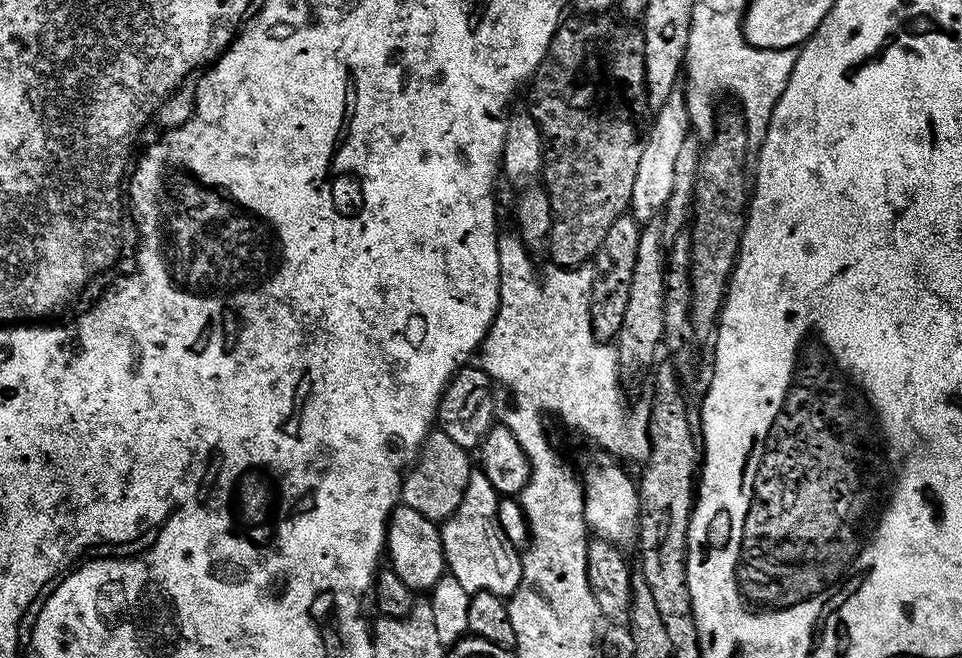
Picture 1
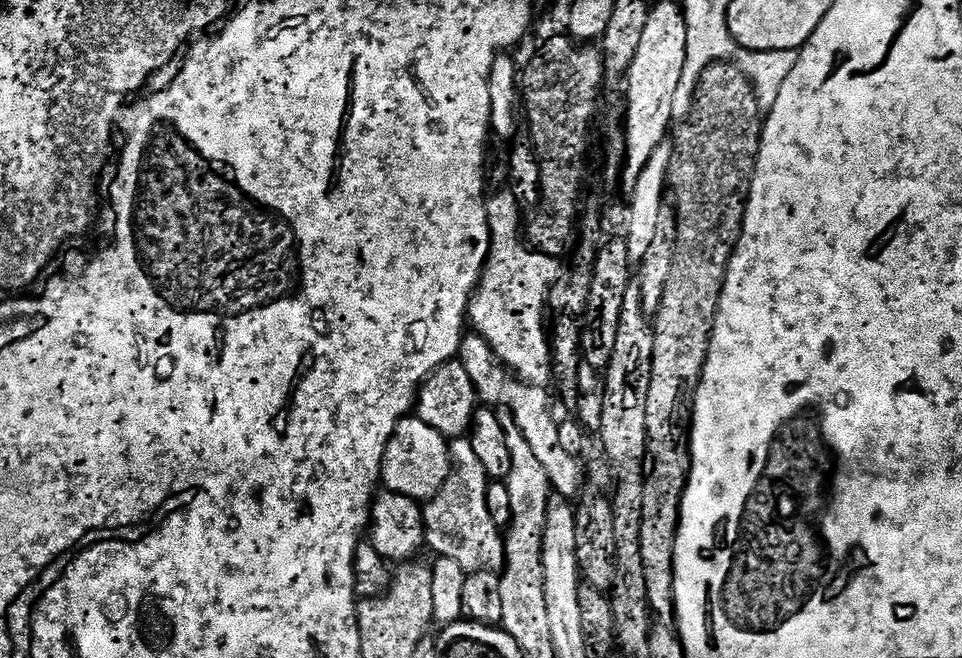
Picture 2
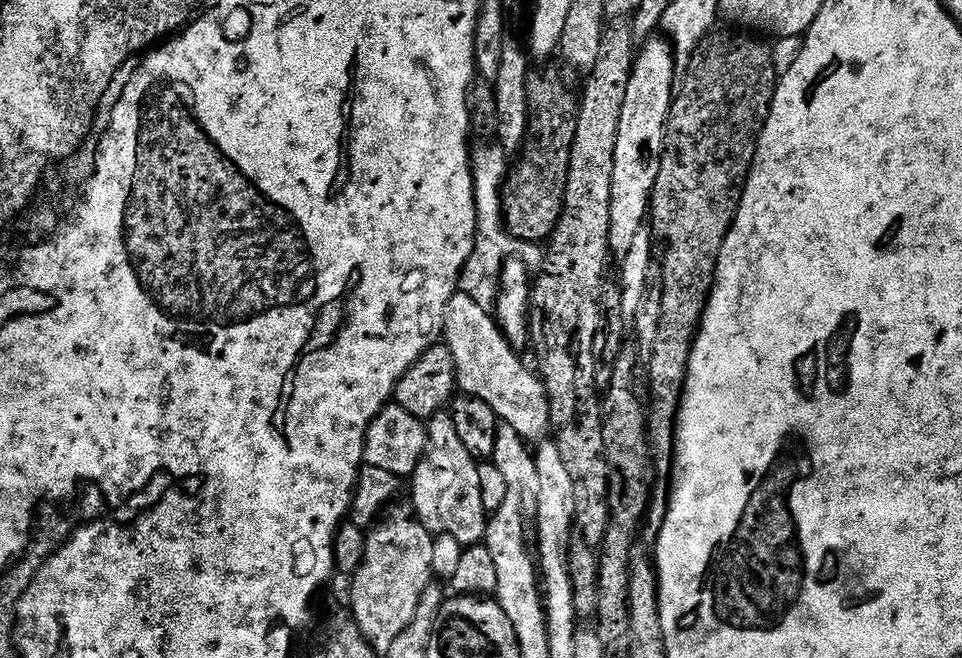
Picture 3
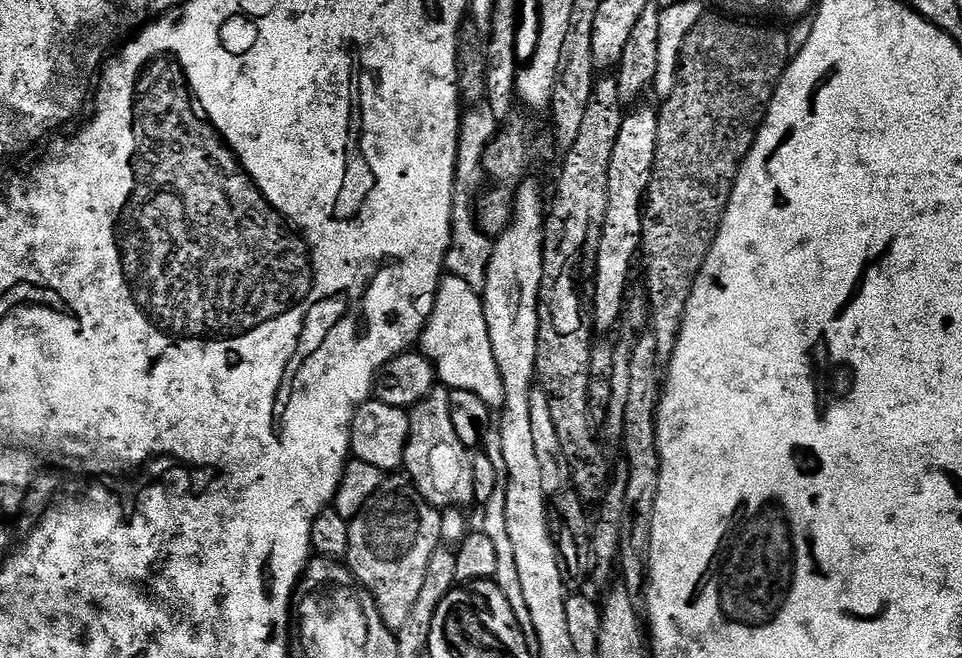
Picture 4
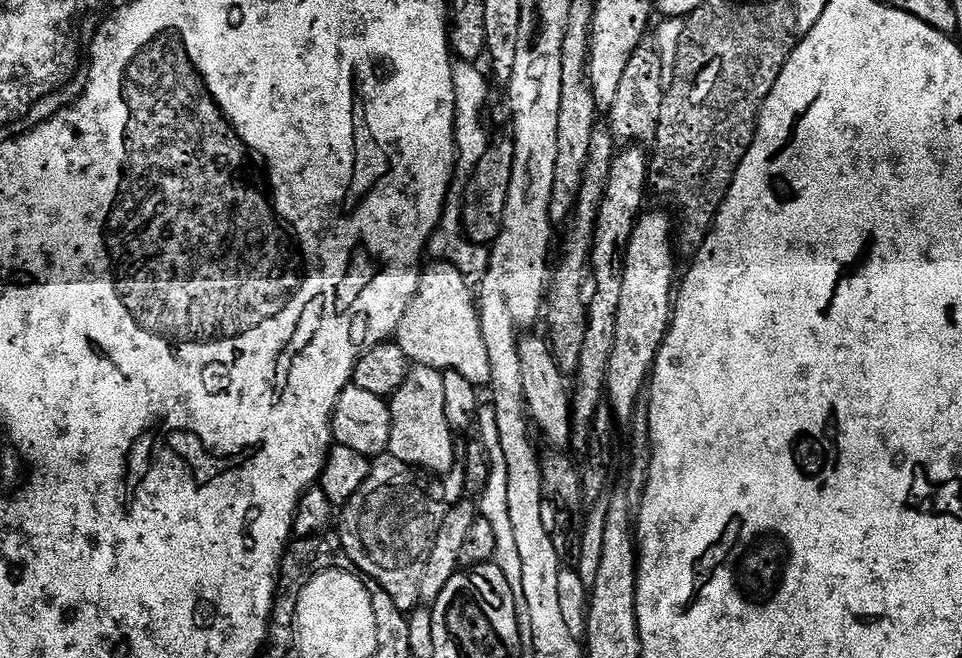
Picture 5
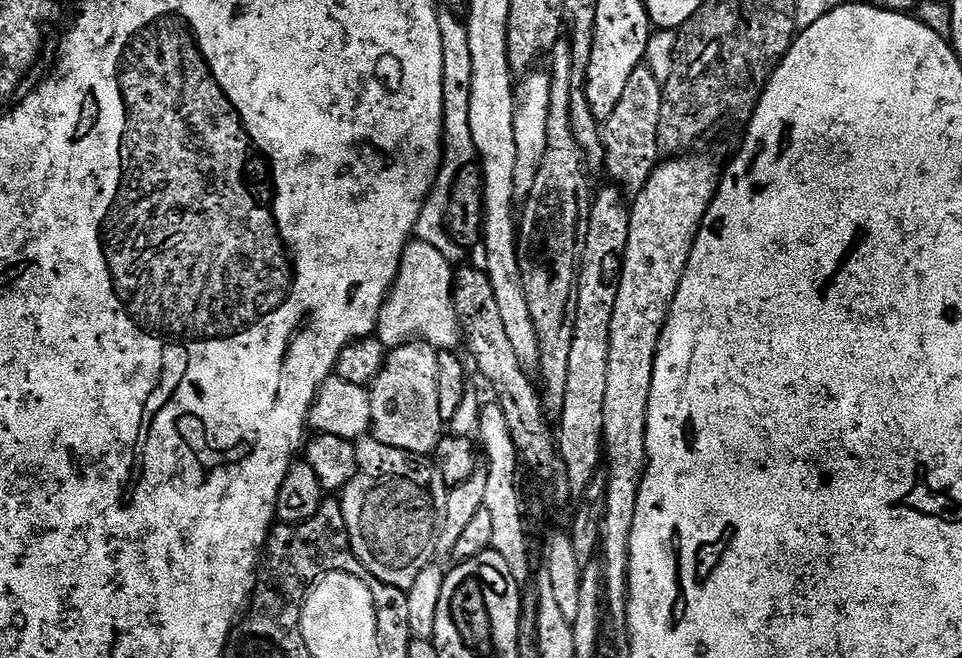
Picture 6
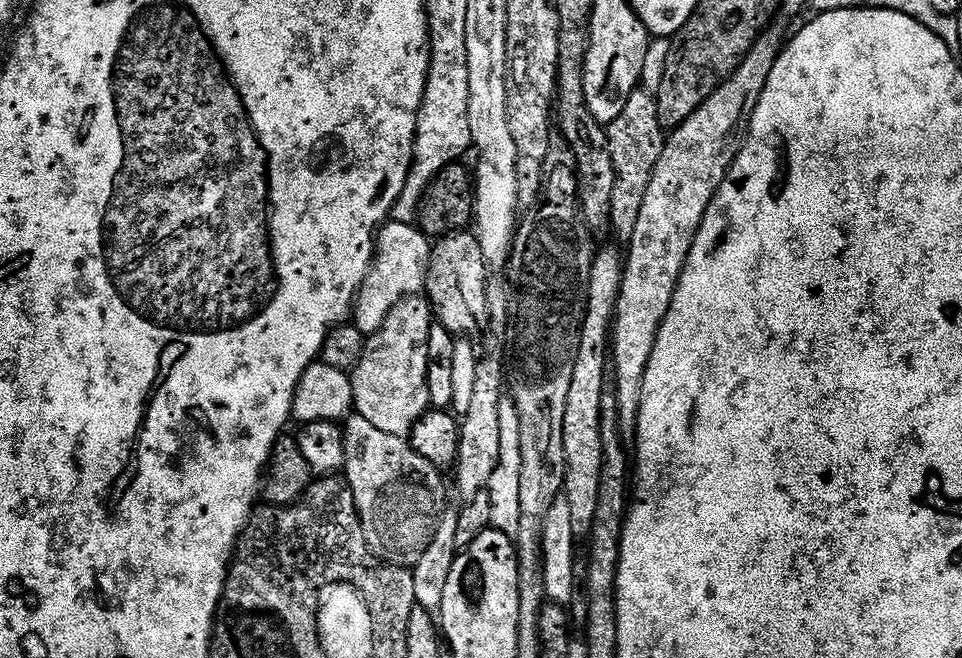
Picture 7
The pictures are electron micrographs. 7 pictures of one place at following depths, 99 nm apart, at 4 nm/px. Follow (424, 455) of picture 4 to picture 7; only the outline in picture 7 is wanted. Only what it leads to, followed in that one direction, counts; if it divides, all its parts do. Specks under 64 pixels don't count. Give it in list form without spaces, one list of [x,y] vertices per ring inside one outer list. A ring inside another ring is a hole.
[[[423,295],[407,296],[386,318],[379,330],[367,337],[362,358],[351,369],[355,415],[366,418],[385,434],[407,437],[430,408],[428,385],[428,335],[434,317]]]

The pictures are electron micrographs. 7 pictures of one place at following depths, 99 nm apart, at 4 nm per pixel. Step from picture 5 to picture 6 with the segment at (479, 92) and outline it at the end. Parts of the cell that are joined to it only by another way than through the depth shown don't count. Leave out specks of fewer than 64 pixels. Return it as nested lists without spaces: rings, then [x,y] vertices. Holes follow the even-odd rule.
[[[444,10],[440,12],[440,17],[438,18],[438,30],[442,30],[442,102],[444,103],[444,143],[442,145],[442,159],[440,162],[440,173],[436,175],[436,181],[434,182],[434,186],[430,190],[430,194],[426,198],[426,202],[422,206],[422,214],[418,214],[418,222],[416,223],[416,231],[414,233],[415,239],[421,240],[422,242],[426,242],[430,246],[434,246],[434,250],[439,250],[440,253],[448,260],[453,262],[460,262],[459,260],[463,258],[465,249],[461,247],[461,245],[457,244],[455,240],[453,240],[450,233],[448,233],[448,207],[450,206],[450,190],[454,186],[454,182],[456,181],[456,176],[458,173],[464,169],[464,165],[469,163],[476,155],[476,147],[474,146],[474,134],[470,134],[470,78],[474,78],[474,62],[470,62],[470,38],[468,37],[468,25],[465,23],[463,19],[460,20],[455,11],[452,10]]]

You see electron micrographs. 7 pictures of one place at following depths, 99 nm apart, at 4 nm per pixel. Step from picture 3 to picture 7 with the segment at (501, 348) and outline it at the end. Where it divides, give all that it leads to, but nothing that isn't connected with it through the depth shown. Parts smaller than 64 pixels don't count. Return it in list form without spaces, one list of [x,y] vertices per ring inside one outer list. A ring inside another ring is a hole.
[[[388,222],[381,227],[376,238],[372,269],[356,293],[354,305],[354,323],[365,338],[380,329],[394,306],[402,303],[407,296],[418,296],[425,291],[432,249],[429,237],[416,224]]]

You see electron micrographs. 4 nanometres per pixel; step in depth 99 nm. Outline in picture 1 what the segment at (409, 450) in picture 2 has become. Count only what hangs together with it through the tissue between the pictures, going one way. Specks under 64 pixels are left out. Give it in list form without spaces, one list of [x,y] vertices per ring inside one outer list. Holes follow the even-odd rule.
[[[439,430],[433,431],[420,459],[404,477],[403,507],[418,510],[418,514],[437,522],[449,520],[458,510],[474,471],[473,457],[471,460],[468,456],[471,456],[469,449],[458,446],[454,438]]]

